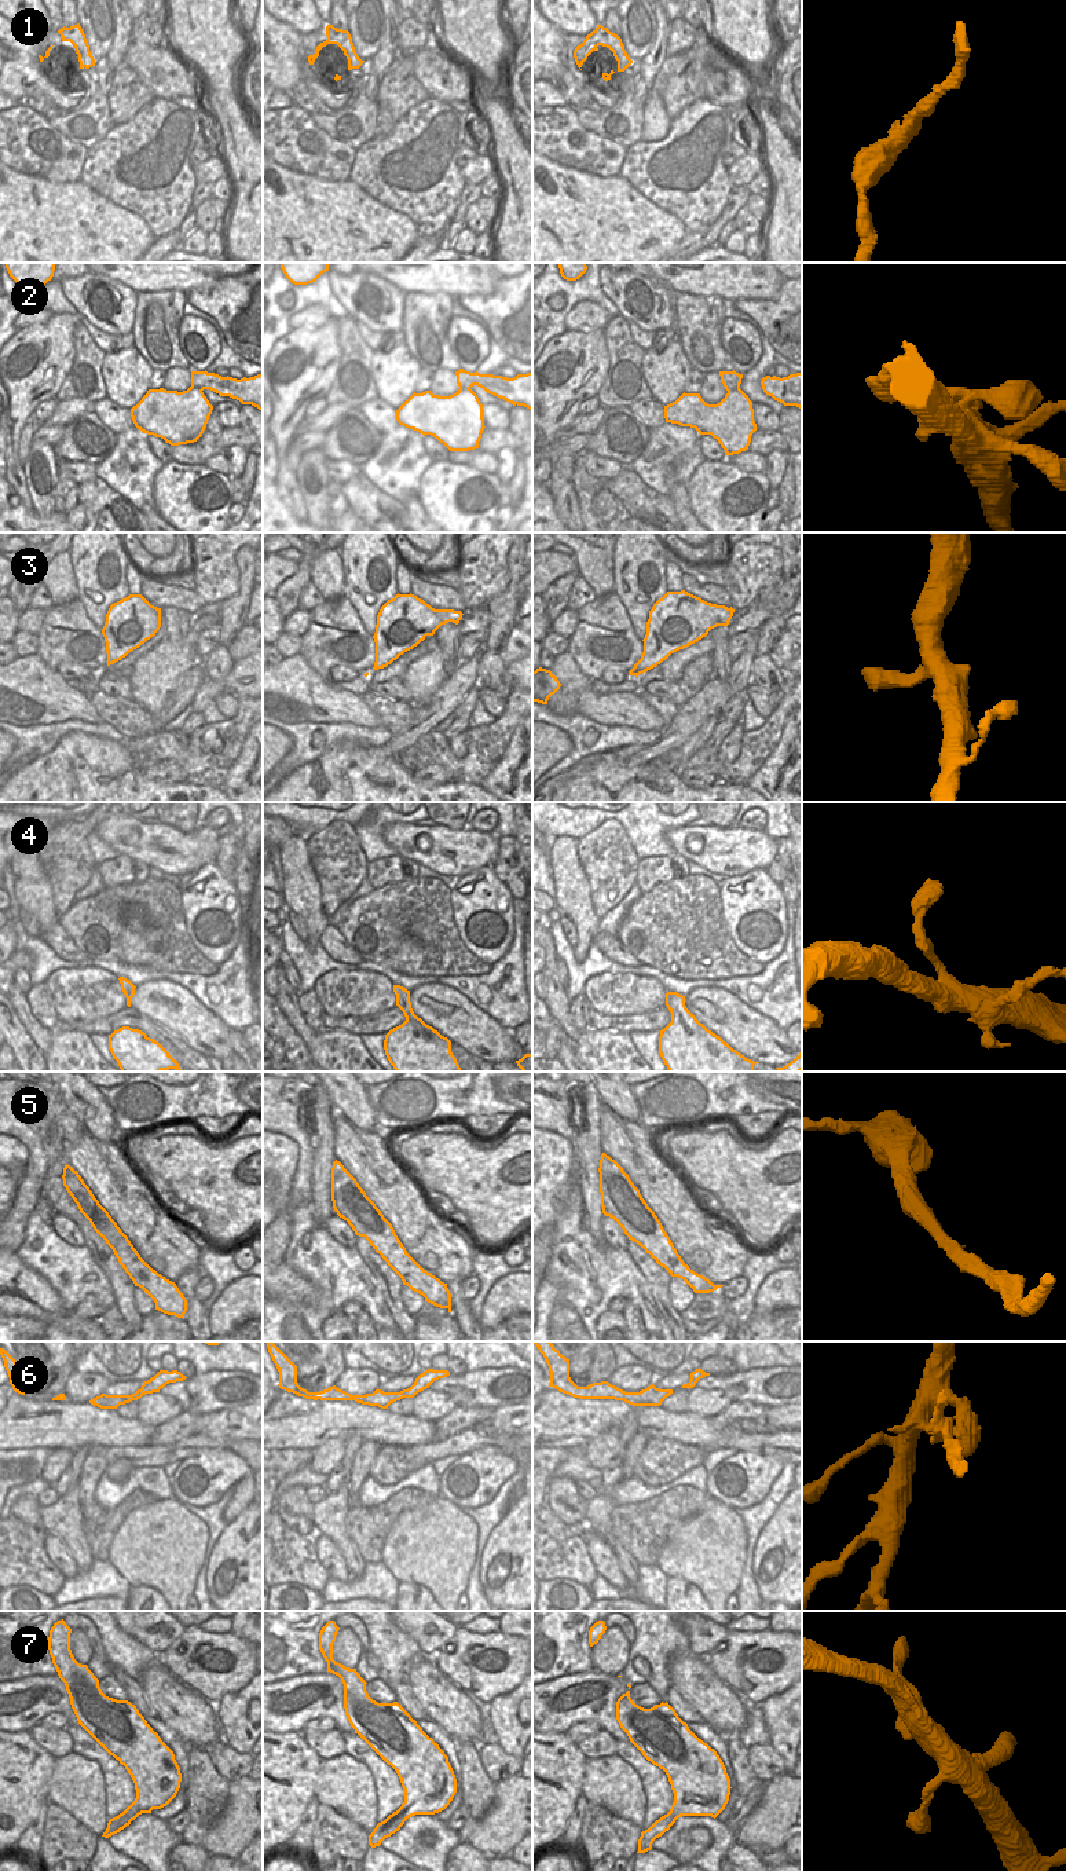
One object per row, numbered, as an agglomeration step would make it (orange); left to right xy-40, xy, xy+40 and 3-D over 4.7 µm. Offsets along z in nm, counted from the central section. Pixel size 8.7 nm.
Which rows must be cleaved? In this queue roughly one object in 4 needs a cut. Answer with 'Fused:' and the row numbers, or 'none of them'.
Fused: none of them

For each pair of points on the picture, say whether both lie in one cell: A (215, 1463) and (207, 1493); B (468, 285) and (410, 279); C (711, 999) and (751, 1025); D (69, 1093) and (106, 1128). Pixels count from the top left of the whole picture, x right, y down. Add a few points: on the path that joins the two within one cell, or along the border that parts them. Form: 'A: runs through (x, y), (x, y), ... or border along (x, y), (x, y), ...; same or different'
A: runs through (219, 1469), (222, 1474), (209, 1486); same
B: runs through (454, 279), (424, 279); same
C: runs through (721, 1009), (736, 1024), (742, 1025); same
D: runs through (79, 1101), (96, 1119); same

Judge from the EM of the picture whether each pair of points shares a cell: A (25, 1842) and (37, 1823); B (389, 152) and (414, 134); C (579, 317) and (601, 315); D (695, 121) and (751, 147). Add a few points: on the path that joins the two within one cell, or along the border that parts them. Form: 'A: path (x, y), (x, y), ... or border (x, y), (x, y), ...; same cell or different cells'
A: path (29, 1838), (36, 1827); same cell
B: path (395, 152), (409, 139); same cell
C: path (585, 317), (596, 317); same cell
D: border (731, 116), (733, 139); different cells

